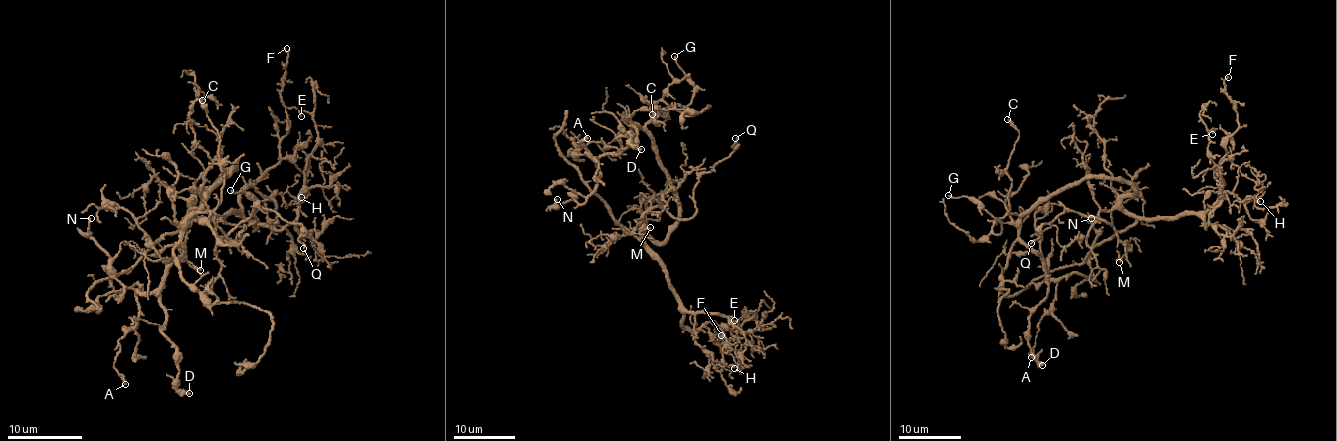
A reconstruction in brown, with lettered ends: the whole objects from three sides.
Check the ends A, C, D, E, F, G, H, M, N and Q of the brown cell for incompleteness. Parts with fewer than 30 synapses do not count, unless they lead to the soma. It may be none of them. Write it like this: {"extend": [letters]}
{"extend": []}

